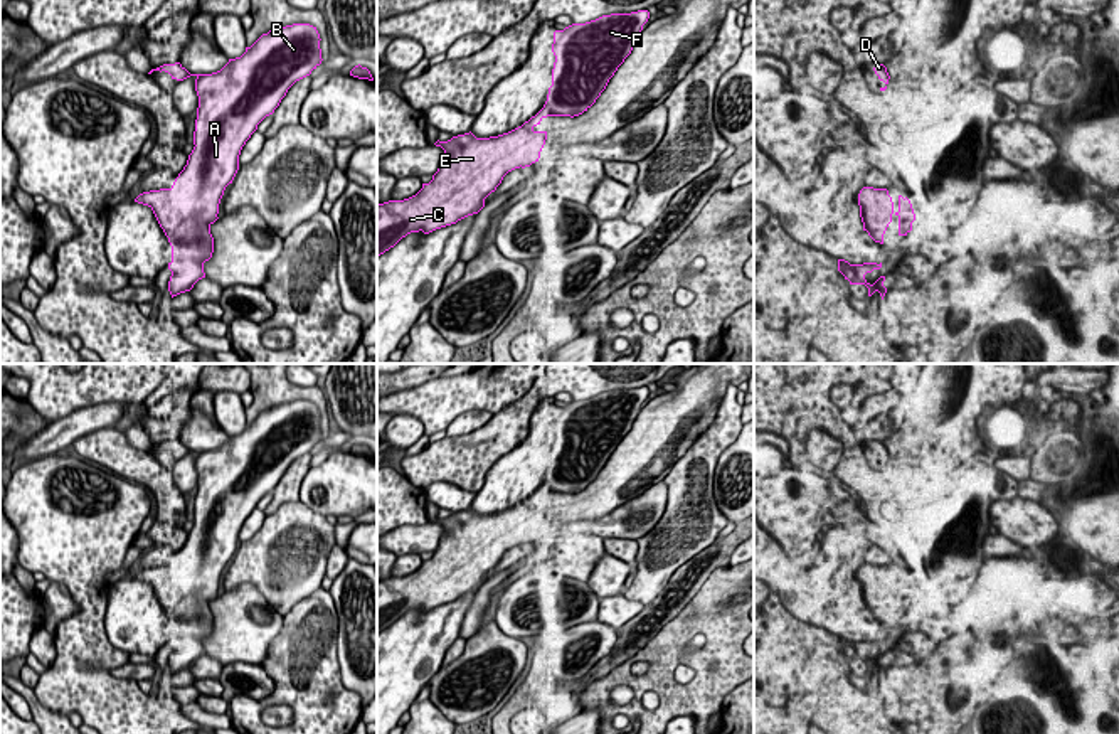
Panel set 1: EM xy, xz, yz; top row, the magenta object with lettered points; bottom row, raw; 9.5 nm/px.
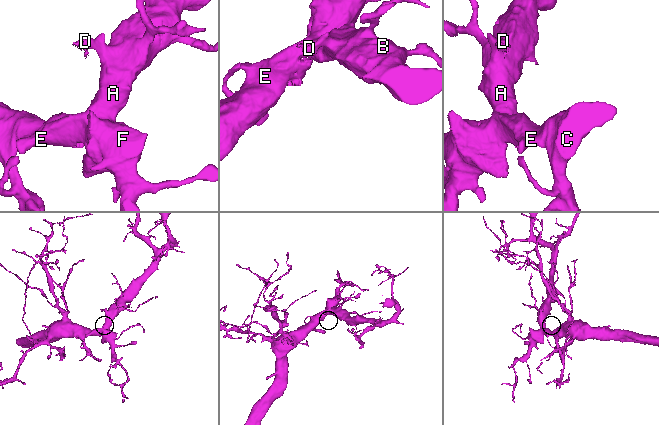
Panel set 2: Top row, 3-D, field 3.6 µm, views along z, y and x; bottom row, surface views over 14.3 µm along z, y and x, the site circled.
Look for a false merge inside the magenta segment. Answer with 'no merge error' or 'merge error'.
merge error

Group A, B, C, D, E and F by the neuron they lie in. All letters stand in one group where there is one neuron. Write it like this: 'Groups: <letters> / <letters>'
Groups: A B D F / C E

